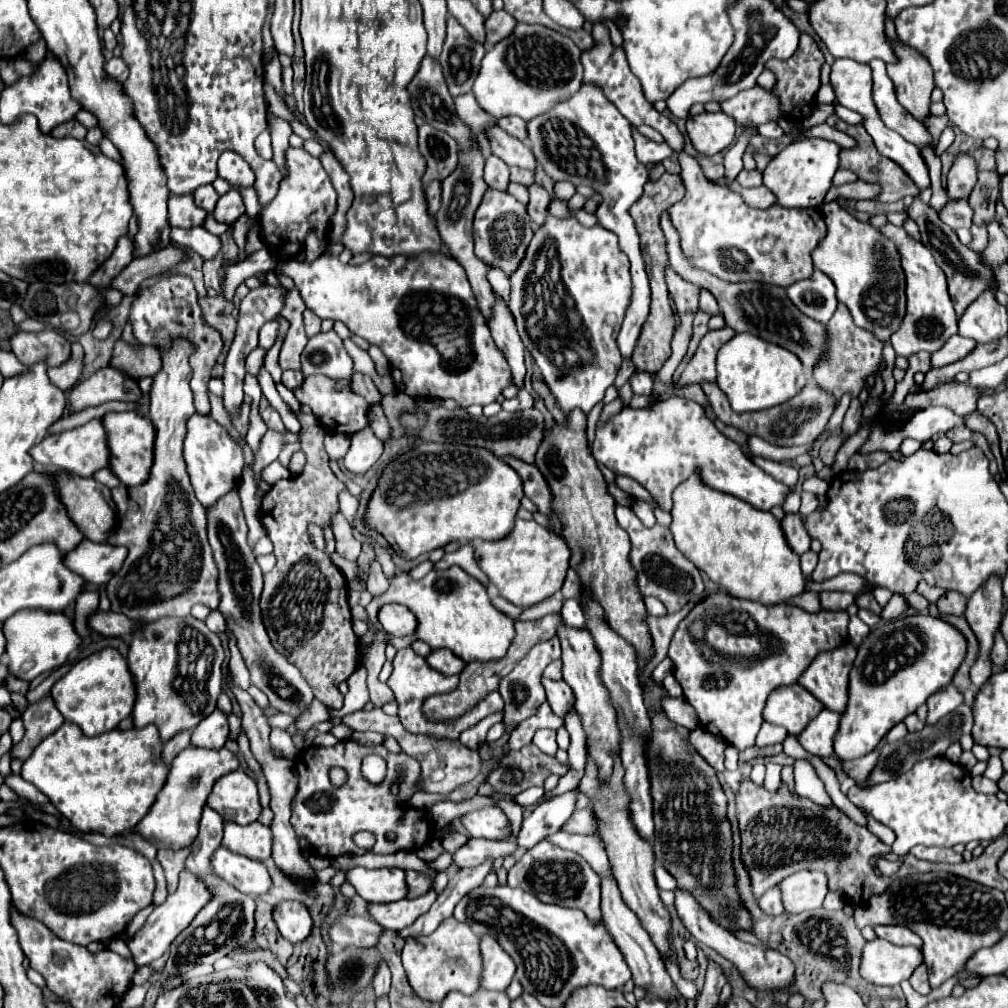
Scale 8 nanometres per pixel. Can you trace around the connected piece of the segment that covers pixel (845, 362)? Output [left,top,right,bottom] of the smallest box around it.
[813,304,883,402]

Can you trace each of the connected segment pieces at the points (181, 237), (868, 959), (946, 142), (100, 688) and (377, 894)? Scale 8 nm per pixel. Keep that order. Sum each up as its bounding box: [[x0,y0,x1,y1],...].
[[171,226,221,260],[861,938,923,986],[934,128,955,156],[49,648,135,736],[347,868,407,902]]

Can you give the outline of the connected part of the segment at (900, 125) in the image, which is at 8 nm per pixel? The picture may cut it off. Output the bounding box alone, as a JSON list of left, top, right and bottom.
[869,60,931,148]

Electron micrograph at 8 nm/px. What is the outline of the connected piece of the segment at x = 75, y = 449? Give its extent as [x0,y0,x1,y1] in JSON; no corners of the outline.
[33,418,109,476]

